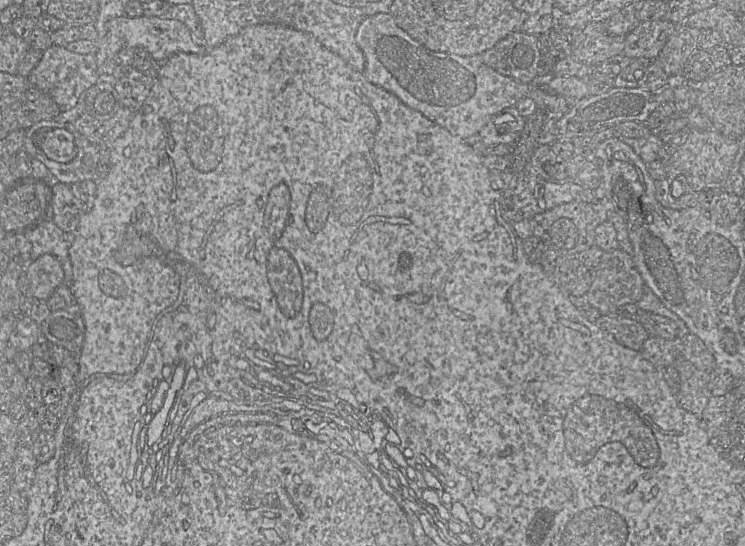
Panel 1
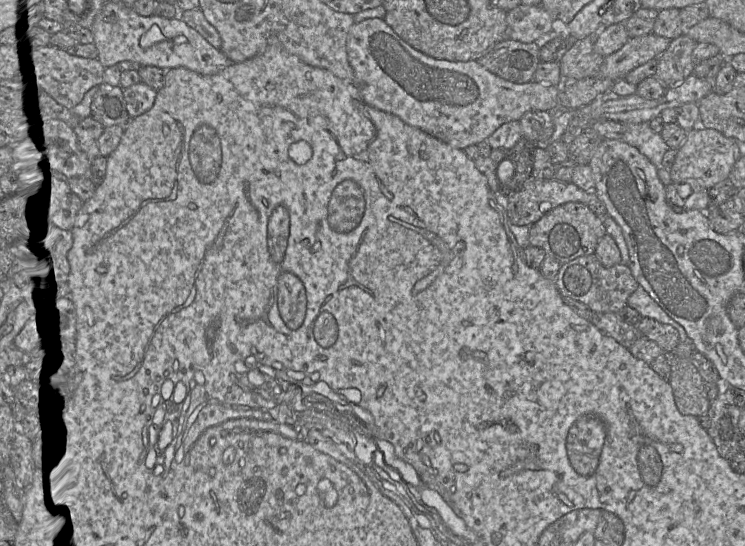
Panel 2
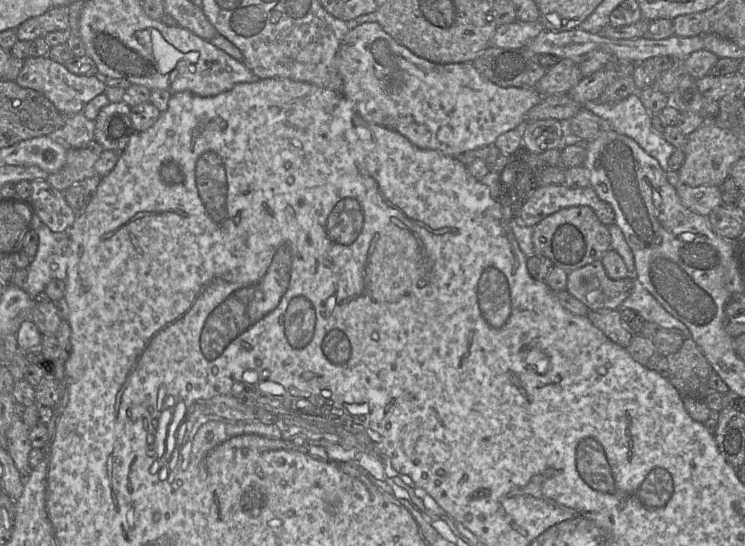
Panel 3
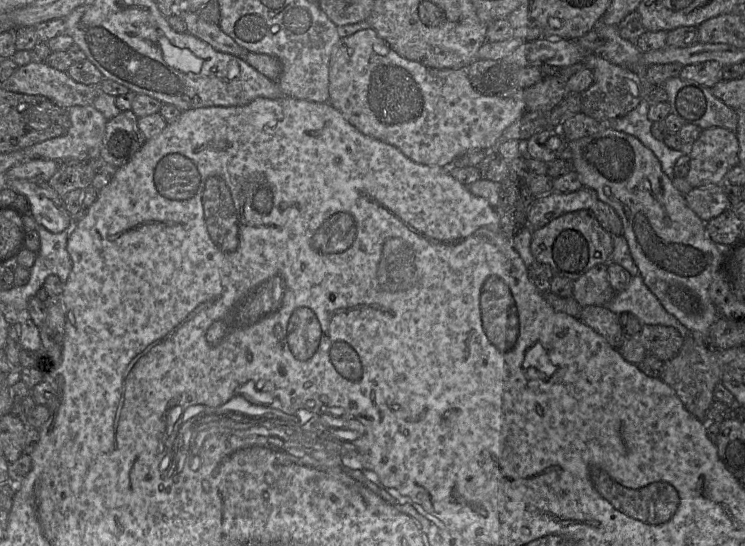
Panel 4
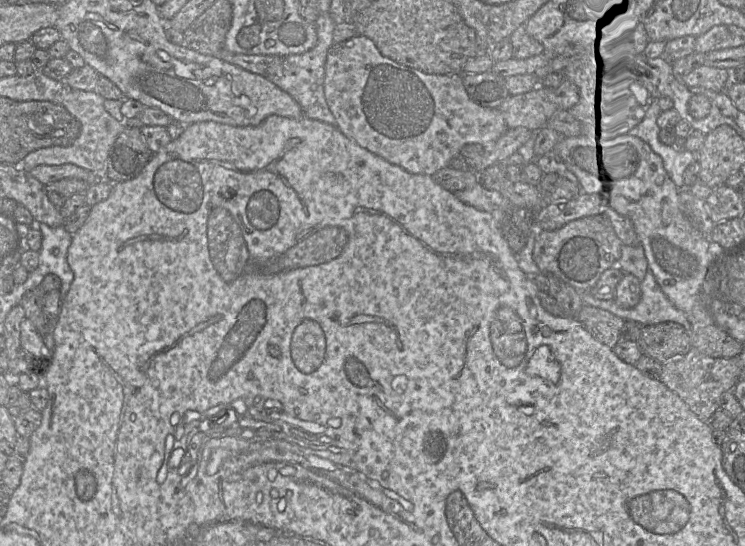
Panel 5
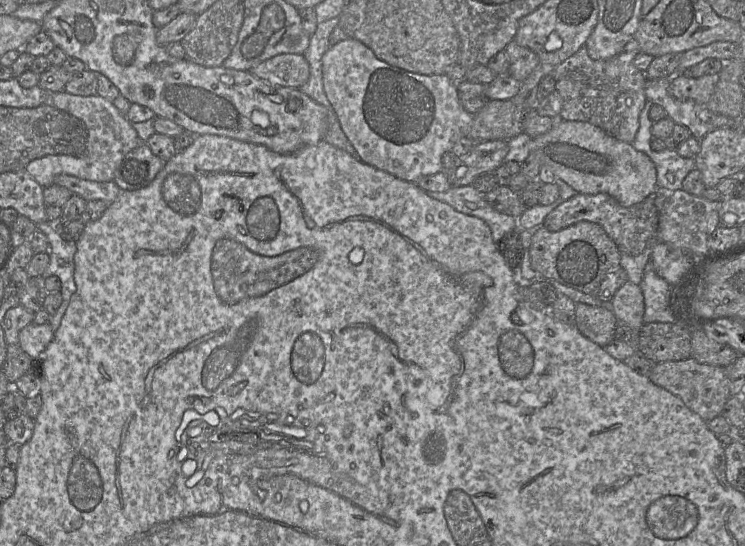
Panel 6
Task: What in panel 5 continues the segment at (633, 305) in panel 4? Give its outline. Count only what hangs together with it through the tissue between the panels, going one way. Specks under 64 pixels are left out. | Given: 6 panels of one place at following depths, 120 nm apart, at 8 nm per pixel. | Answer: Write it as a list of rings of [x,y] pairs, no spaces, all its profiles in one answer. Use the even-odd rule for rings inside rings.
[[[648,269],[641,283],[641,299],[632,308],[622,308],[612,300],[600,300],[588,292],[580,292],[583,305],[607,310],[623,320],[632,320],[643,326],[663,322],[674,322],[692,331],[692,323],[686,314],[678,310],[666,297],[657,284],[653,273]]]

